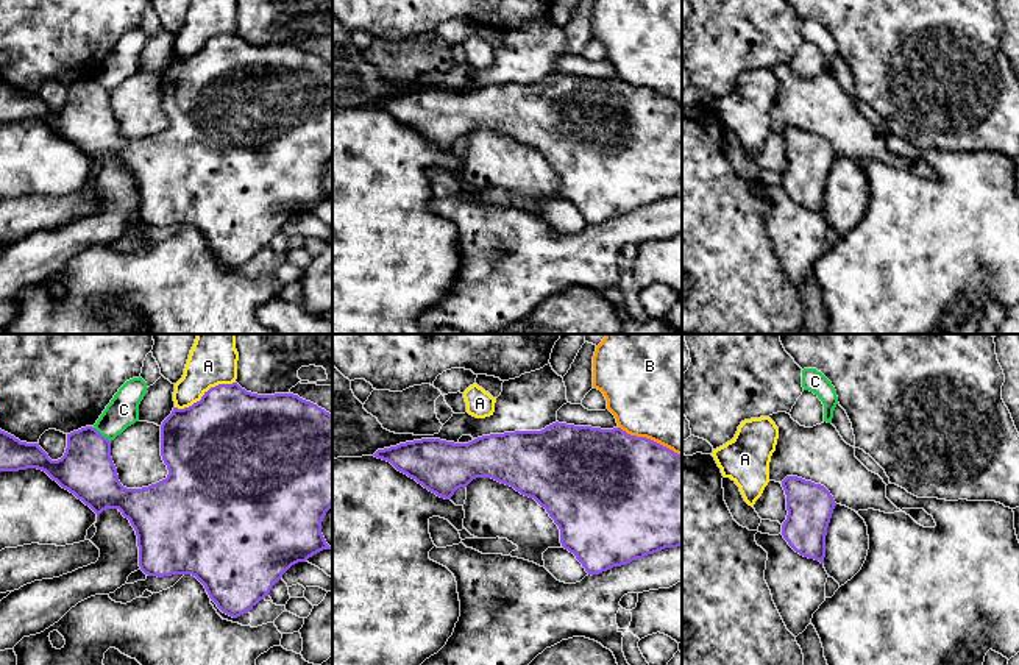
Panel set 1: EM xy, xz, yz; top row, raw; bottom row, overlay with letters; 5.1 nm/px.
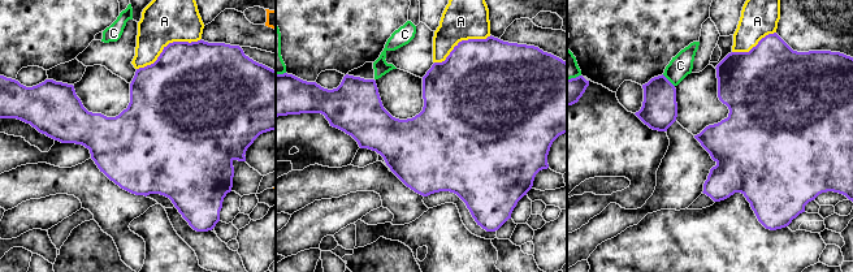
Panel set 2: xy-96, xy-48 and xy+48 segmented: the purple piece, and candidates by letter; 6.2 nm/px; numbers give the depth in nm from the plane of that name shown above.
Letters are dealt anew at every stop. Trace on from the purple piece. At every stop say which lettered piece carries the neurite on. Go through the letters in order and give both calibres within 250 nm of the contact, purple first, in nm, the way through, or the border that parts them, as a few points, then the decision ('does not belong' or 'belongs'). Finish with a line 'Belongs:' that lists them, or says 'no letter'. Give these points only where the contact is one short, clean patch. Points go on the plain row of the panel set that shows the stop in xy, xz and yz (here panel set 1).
A: 480/200 nm | does not belong
B: 500/500 nm | does not belong
C: 280/160 nm | does not belong
Belongs: no letter

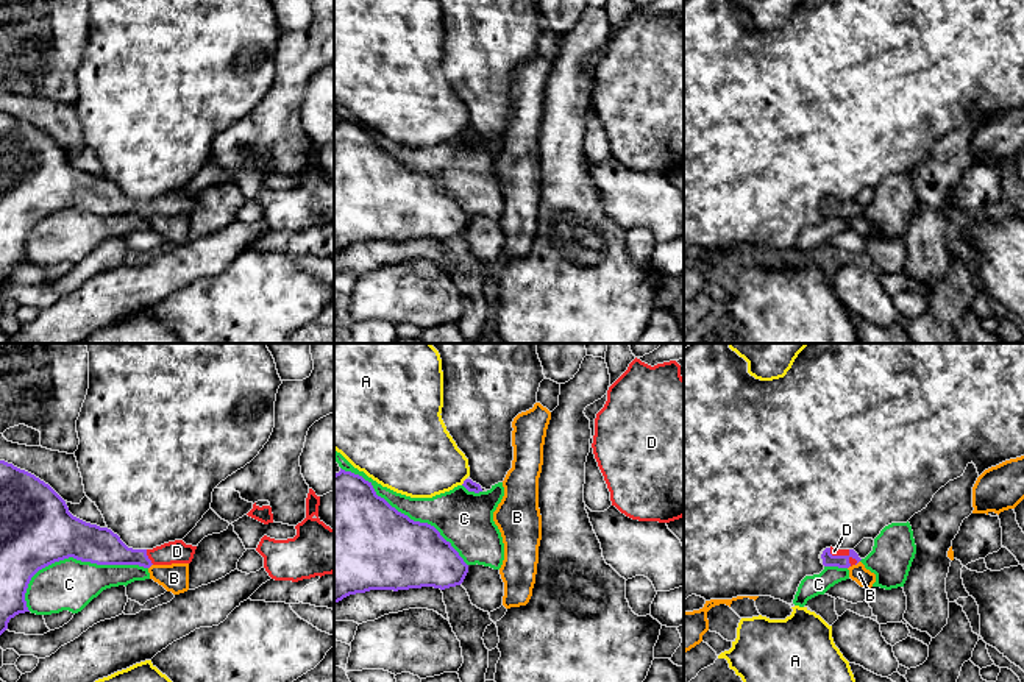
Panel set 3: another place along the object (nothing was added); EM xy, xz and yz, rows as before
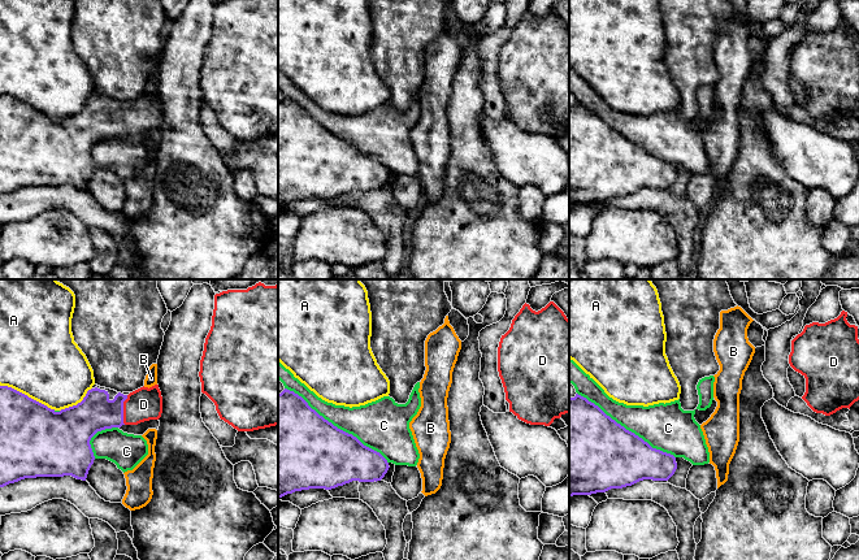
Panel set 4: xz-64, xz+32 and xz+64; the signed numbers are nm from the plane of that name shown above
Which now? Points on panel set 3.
A: 60/380 nm | does not belong
B: 180/150 nm | along xy (152, 214), (149, 219) | does not belong
C: 380/260 nm | does not belong
D: 190/120 nm | across xy (100, 195), (124, 206), (147, 208), (177, 202) | belongs
Belongs: D

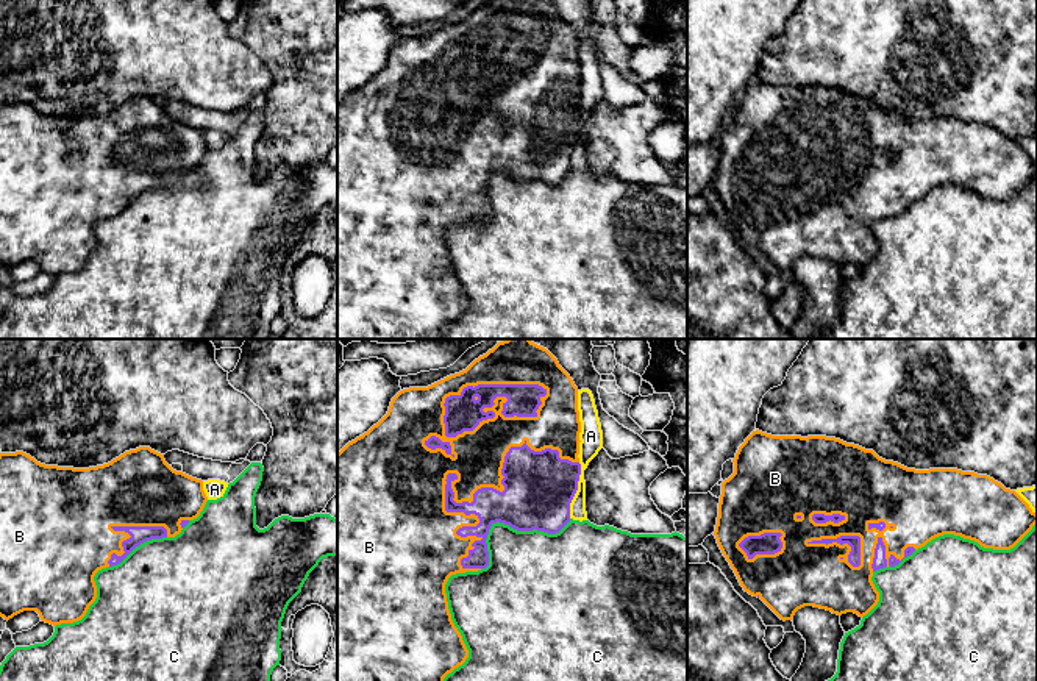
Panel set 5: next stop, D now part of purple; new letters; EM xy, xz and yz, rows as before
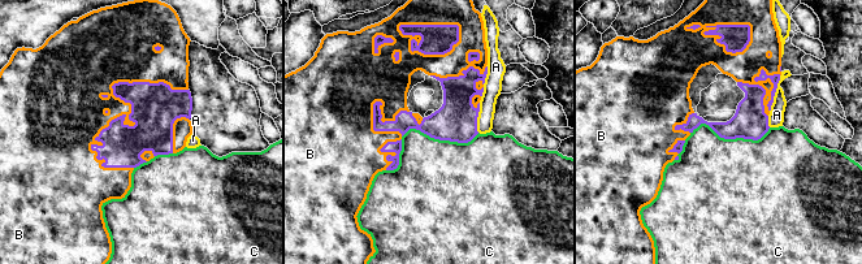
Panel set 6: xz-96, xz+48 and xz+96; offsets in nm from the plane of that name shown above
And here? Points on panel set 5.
A: 360/110 nm | does not belong
B: 170/420 nm | belongs
C: 360/380 nm | does not belong
Belongs: B

